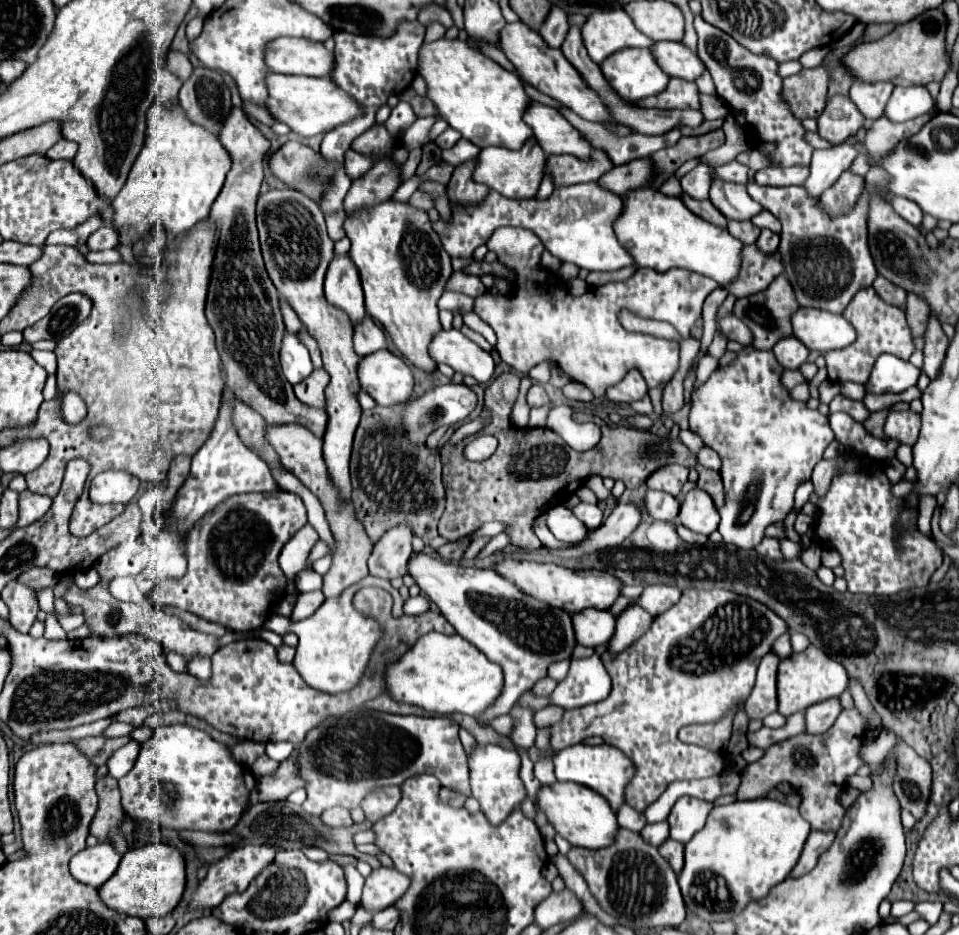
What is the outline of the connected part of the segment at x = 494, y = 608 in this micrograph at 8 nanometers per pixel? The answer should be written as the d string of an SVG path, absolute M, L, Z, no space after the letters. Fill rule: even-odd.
M414 552L408 560L408 574L440 608L454 630L478 650L486 652L486 656L490 656L490 660L500 664L504 670L502 696L498 696L494 708L488 708L482 716L478 716L480 726L488 726L494 718L508 714L520 694L546 676L546 668L552 662L572 658L576 646L572 616L566 610L552 608L522 594L512 582L504 580L494 570L466 568L438 556Z

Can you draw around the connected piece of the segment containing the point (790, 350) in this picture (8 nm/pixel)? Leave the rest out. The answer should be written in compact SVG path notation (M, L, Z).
M788 336L786 340L778 340L778 344L774 344L772 352L774 352L776 360L788 370L800 368L800 364L806 362L808 354L810 354L808 348L800 340L796 340L794 336Z

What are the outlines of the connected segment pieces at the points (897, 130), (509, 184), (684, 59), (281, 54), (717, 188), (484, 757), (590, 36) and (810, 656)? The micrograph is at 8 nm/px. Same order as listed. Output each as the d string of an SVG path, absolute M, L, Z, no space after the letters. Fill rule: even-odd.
M928 112L920 118L914 118L902 124L890 122L884 116L874 120L872 128L866 130L866 150L870 152L872 160L878 162L882 156L886 156L886 152L890 152L890 148L894 148L894 144L900 144L902 140L906 140L906 136L912 136L914 132L918 132L930 118L932 114Z
M536 140L524 144L518 152L510 152L510 148L482 148L478 156L478 166L474 170L474 180L486 184L492 190L498 190L504 198L534 198L546 170L546 158L548 156L542 152L542 146Z
M656 42L650 52L654 52L654 60L668 76L696 80L704 72L702 60L682 42Z
M278 38L266 44L266 66L280 74L330 76L334 56L322 42L306 38Z
M714 170L710 172L710 176L712 176L710 202L726 216L726 220L738 220L738 222L752 220L762 210L762 206L750 198L744 184L718 180Z
M488 744L484 748L476 748L476 752L468 760L470 764L470 786L472 796L480 802L480 810L490 820L490 824L502 824L512 810L516 810L526 798L526 788L522 788L520 780L520 756L514 750L504 750L496 744Z
M624 10L592 12L582 26L582 42L594 62L602 62L622 48L650 48L654 44L636 30Z
M810 644L804 652L792 652L786 660L780 660L776 688L778 688L778 712L784 718L788 718L794 712L806 710L808 706L818 704L822 700L838 698L848 688L848 674L840 662L832 660L830 656L826 656L826 652Z

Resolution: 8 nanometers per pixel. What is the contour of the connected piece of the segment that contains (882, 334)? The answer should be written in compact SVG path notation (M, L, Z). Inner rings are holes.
M862 288L856 292L856 296L850 300L850 304L844 310L846 320L850 320L850 324L854 324L854 330L858 332L856 342L842 348L842 350L830 350L824 354L826 358L826 368L828 368L828 380L834 384L844 384L844 382L858 382L858 384L866 384L874 362L880 354L894 354L902 360L908 360L910 354L914 352L914 344L912 344L912 334L908 330L906 324L906 316L900 308L894 308L886 302L882 302L874 288Z

